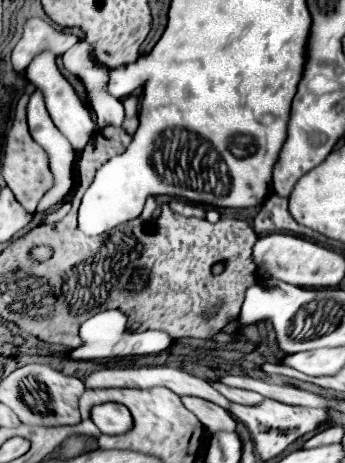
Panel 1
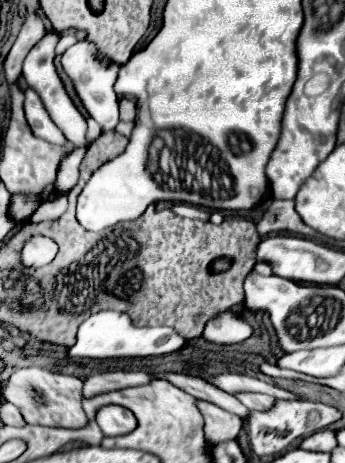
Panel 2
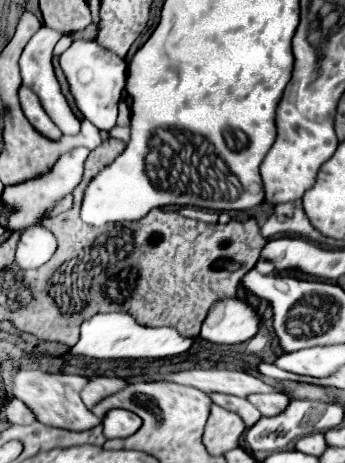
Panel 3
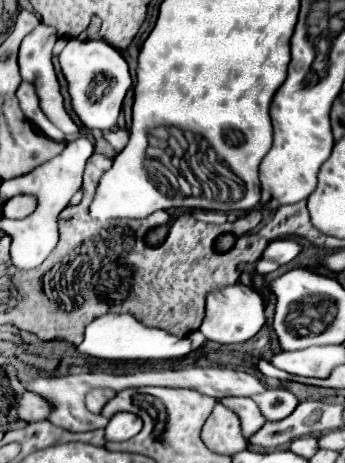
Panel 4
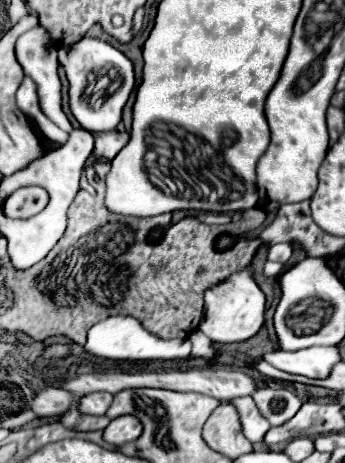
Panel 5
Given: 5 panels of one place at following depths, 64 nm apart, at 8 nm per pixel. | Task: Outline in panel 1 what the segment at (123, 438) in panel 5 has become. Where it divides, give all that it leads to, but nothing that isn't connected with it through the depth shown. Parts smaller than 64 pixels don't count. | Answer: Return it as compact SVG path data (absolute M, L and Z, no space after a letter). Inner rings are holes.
M106 402L94 406L90 418L100 428L102 434L124 434L132 428L132 414L124 404L118 402Z

